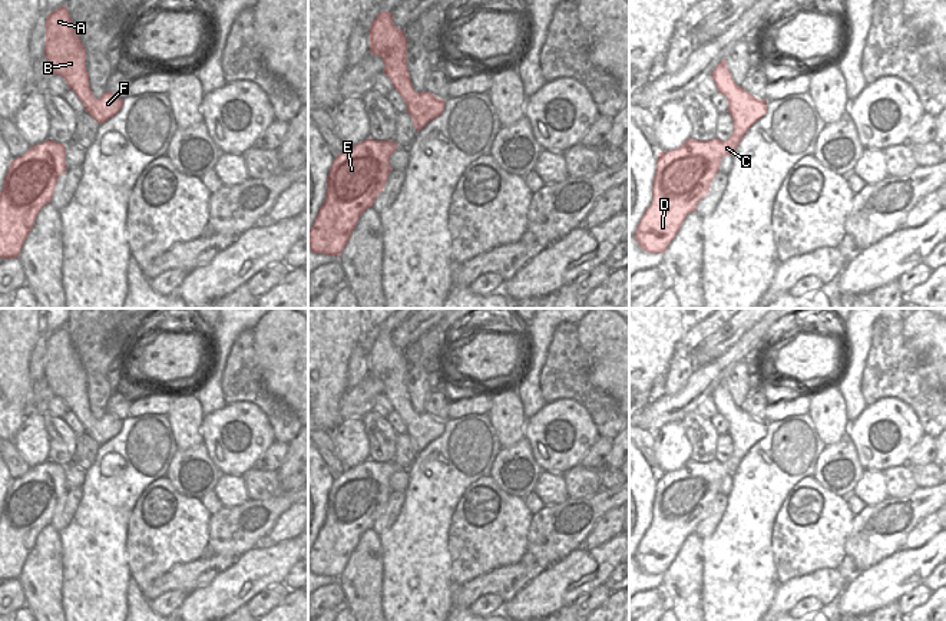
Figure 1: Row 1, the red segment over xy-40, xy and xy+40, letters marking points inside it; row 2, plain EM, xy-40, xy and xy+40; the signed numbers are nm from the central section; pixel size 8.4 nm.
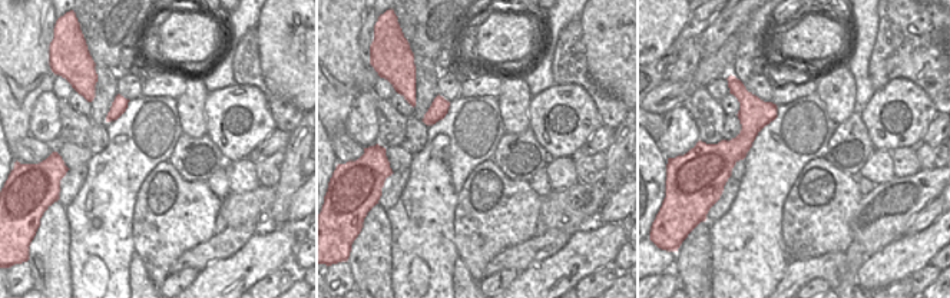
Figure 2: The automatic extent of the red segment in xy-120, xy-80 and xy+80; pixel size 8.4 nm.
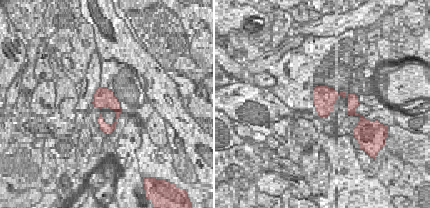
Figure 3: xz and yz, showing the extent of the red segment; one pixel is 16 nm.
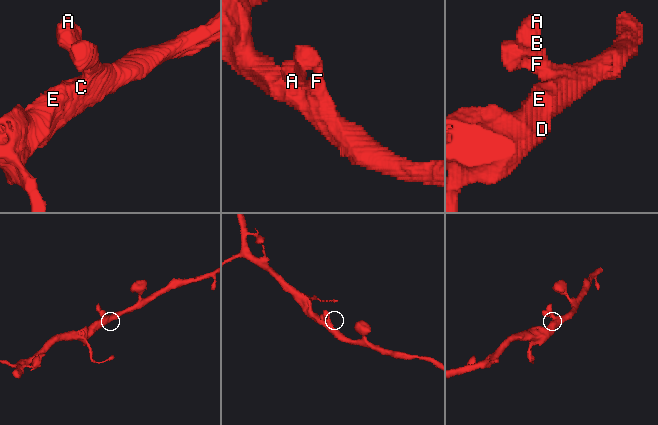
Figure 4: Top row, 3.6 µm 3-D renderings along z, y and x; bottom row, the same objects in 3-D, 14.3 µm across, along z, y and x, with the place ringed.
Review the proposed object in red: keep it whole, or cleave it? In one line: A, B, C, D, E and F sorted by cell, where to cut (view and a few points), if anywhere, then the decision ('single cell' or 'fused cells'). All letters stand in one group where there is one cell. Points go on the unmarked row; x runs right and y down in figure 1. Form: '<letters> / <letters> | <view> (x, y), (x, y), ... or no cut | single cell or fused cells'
A B C D E F | no cut | single cell

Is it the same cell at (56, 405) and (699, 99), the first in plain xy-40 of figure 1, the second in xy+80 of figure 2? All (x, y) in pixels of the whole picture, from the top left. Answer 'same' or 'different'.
different

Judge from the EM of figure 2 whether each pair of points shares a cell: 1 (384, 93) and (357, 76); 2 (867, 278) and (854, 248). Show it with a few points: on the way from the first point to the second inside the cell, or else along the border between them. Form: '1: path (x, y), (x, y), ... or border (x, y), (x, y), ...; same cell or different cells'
1: border (378, 76), (373, 90); different cells
2: border (867, 257), (857, 271), (856, 282); different cells

